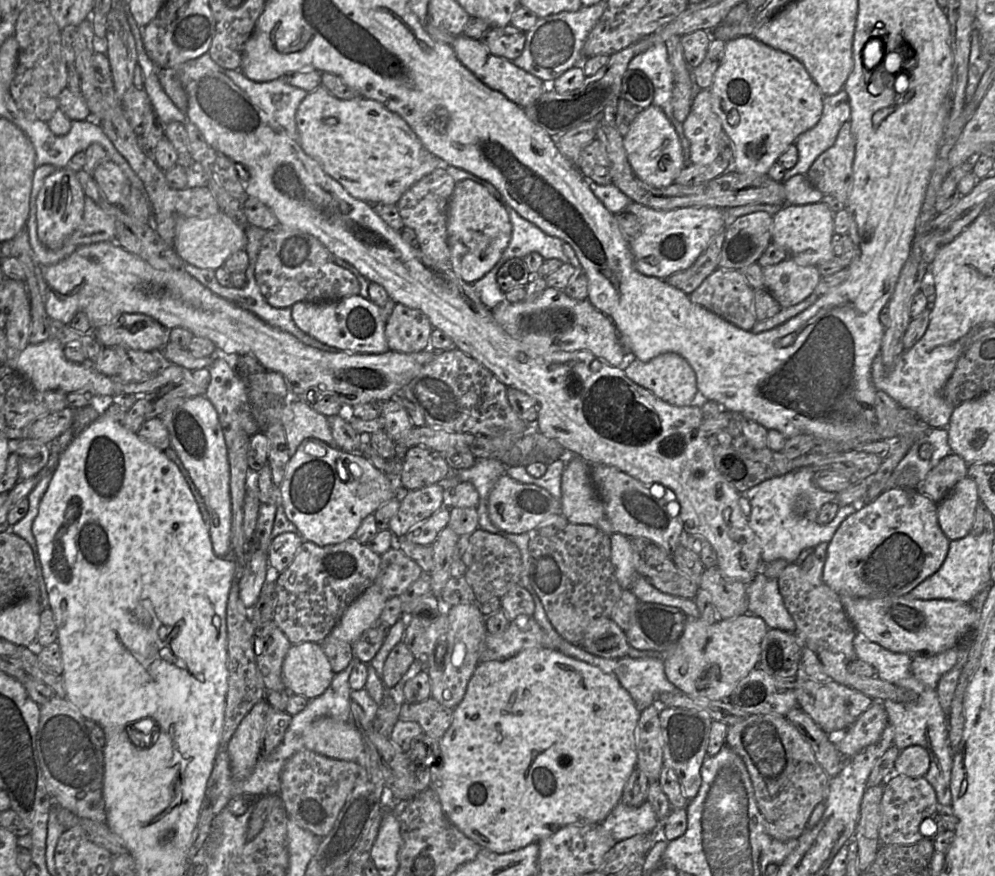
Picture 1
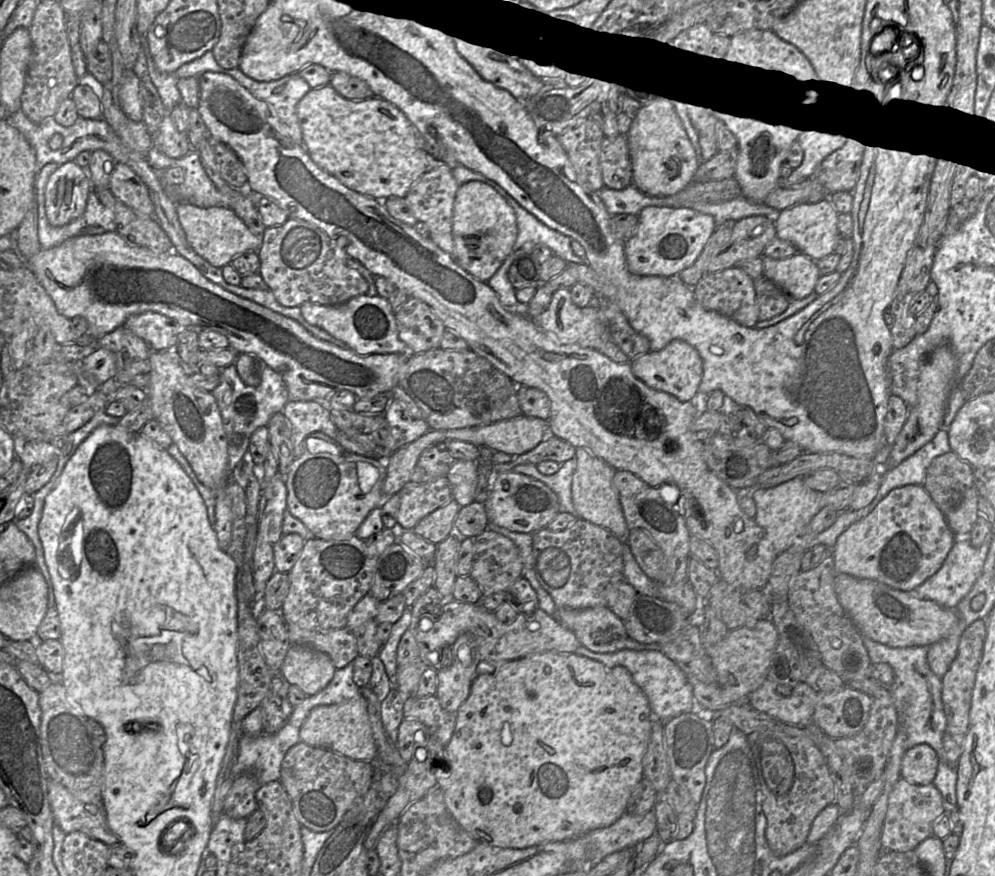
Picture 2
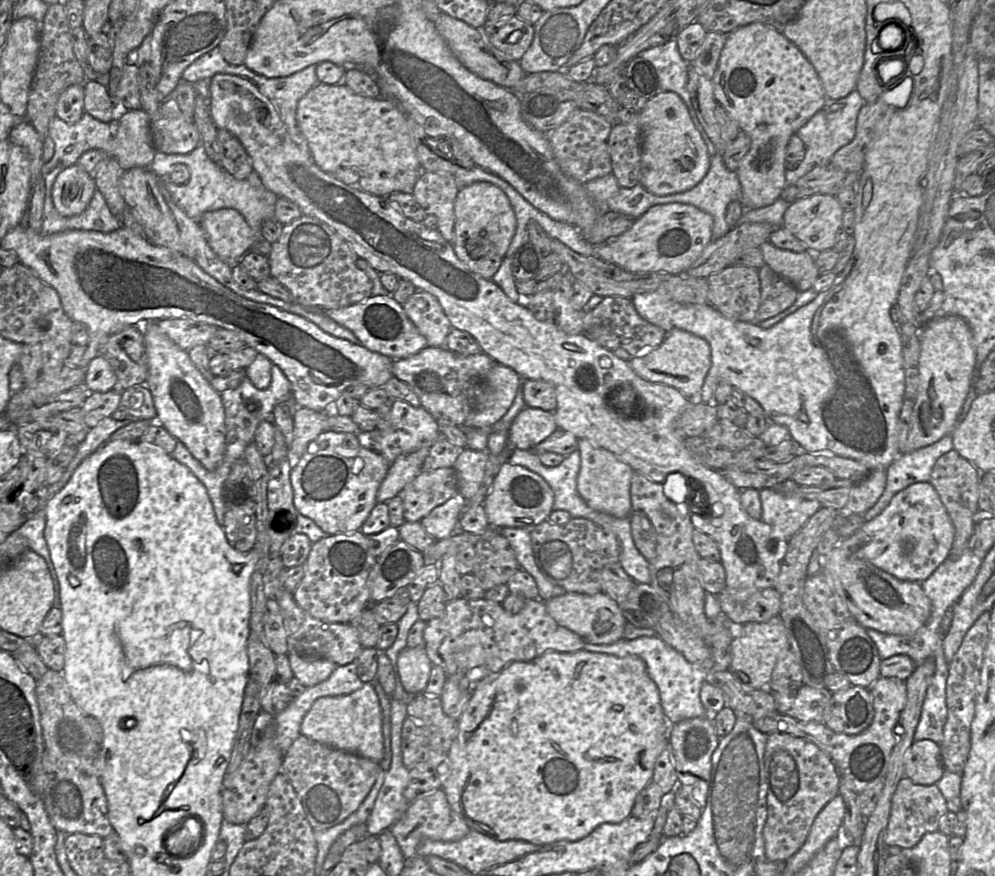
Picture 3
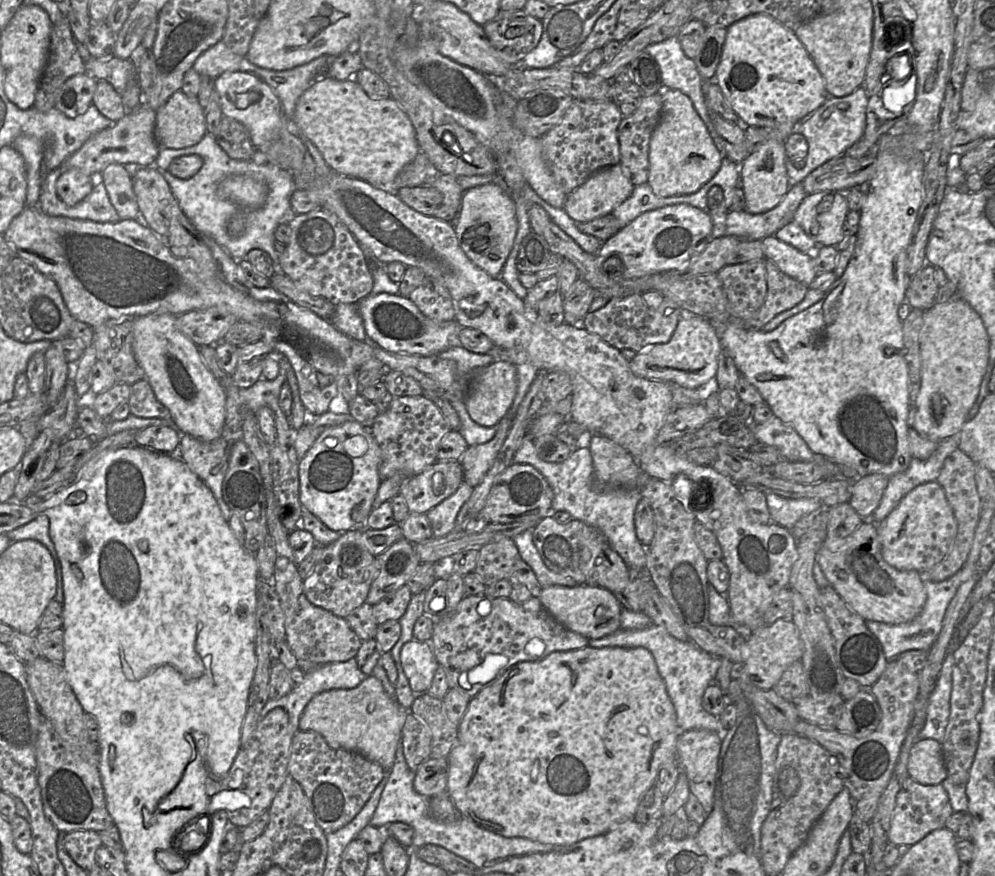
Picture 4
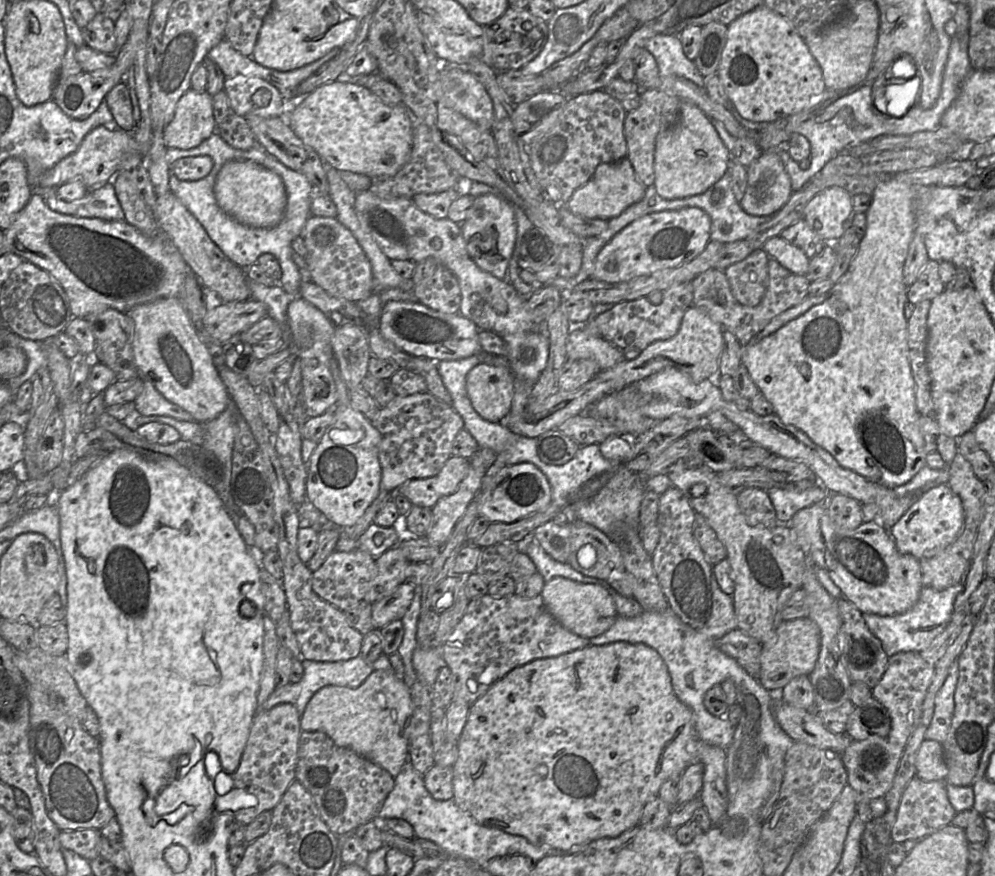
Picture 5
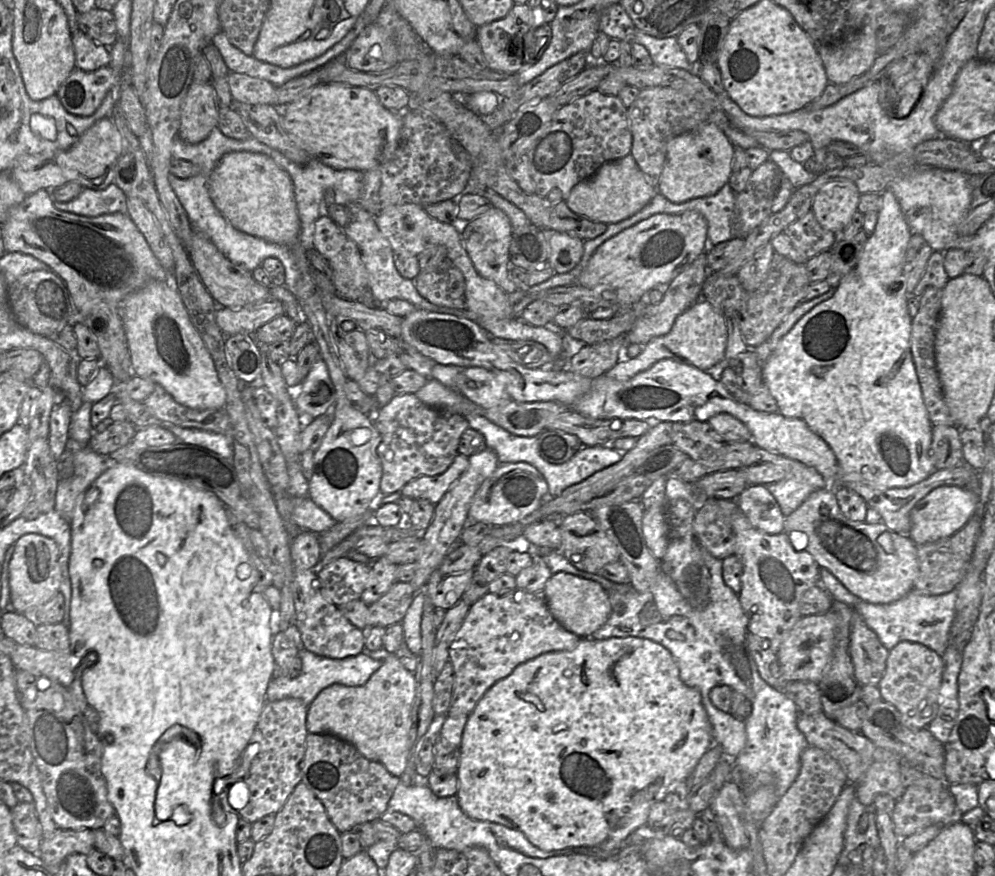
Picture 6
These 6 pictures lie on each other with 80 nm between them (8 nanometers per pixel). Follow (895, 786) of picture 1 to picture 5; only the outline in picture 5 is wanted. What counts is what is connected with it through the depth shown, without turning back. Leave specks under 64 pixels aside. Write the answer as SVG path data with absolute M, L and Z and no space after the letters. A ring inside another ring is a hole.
M914 777L902 794L896 820L891 830L892 842L903 843L907 840L921 840L951 824L956 813L948 799L945 782L924 781Z

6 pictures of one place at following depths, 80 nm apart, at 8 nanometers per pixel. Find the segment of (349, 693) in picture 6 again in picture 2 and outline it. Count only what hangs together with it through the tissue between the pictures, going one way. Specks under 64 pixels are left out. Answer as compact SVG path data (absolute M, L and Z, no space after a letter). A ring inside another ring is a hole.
M362 695L341 704L316 706L303 723L300 736L301 741L310 746L326 748L355 760L376 764L377 748L368 713L368 702Z

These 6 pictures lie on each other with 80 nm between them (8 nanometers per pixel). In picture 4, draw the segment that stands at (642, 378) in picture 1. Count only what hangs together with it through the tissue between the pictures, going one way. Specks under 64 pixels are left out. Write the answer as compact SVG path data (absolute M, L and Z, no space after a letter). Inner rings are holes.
M681 311L681 317L670 340L640 351L629 361L629 366L637 377L697 389L716 376L721 349L714 322L691 312Z

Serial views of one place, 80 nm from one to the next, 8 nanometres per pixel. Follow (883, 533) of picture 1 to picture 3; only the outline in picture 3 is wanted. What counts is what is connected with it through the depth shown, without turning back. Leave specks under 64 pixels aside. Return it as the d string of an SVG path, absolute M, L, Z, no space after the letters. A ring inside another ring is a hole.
M920 482L913 485L910 485L906 489L898 492L891 500L889 505L880 513L877 517L873 518L870 521L865 522L861 530L864 532L864 543L859 550L859 557L869 561L874 566L880 568L881 570L891 574L902 581L913 581L913 582L923 582L928 579L934 571L951 555L951 550L955 538L955 529L952 524L952 521L949 517L949 514L943 505L937 491L929 482Z

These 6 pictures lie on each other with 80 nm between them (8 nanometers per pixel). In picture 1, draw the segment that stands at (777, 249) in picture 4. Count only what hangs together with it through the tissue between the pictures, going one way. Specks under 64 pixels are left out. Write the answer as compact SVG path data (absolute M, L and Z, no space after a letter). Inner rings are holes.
M792 259L763 268L763 286L782 309L805 300L814 292L821 278L817 266L801 266Z

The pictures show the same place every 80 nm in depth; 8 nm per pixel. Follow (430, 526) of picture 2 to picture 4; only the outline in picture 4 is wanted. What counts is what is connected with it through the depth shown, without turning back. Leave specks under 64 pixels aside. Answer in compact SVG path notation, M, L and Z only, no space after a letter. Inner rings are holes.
M463 481L455 493L426 513L434 538L444 537L455 529L457 515L473 489Z

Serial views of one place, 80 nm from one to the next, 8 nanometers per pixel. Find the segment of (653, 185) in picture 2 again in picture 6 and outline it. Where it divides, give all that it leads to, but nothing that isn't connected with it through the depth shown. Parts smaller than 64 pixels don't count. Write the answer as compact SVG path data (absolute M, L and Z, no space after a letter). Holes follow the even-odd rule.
M714 123L677 135L667 143L666 160L656 184L657 192L669 201L681 203L693 198L716 194L729 183L734 145Z

